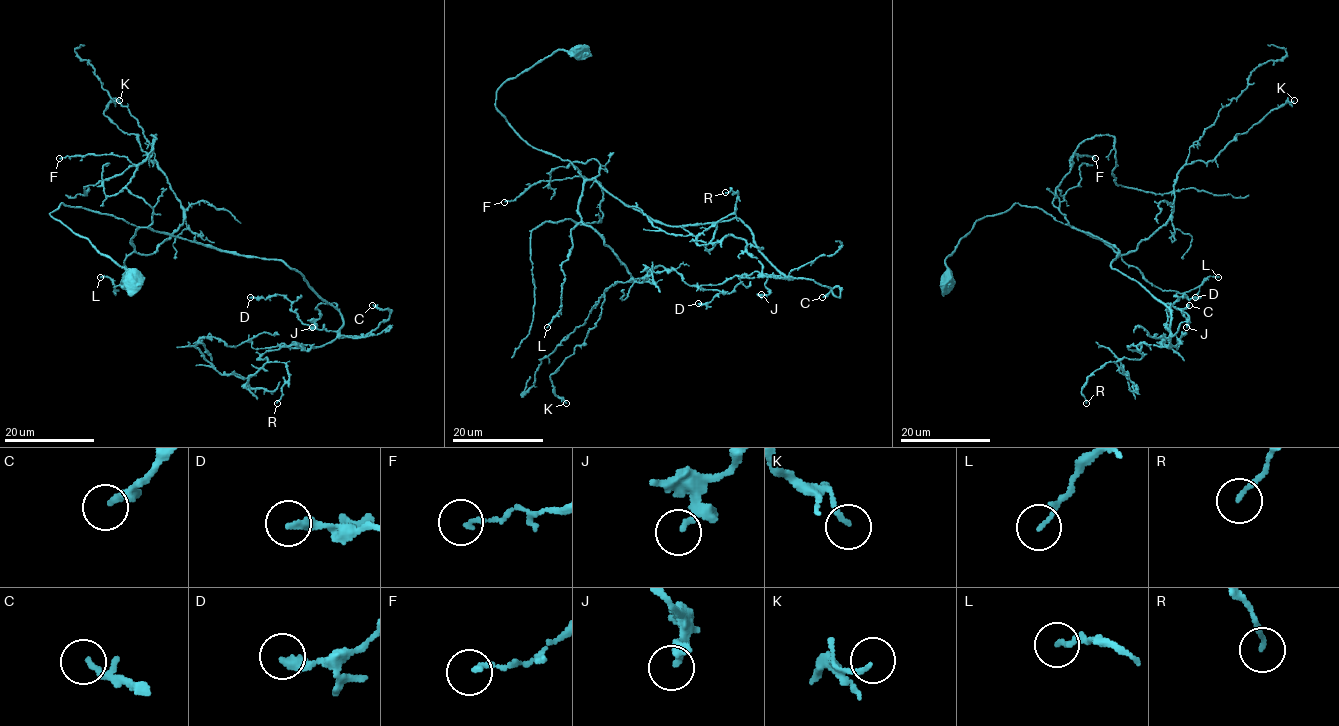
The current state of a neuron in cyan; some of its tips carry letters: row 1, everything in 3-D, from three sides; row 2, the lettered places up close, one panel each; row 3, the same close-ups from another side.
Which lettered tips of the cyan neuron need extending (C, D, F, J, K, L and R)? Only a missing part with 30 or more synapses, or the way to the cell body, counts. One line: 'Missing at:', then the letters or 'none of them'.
Missing at: C

